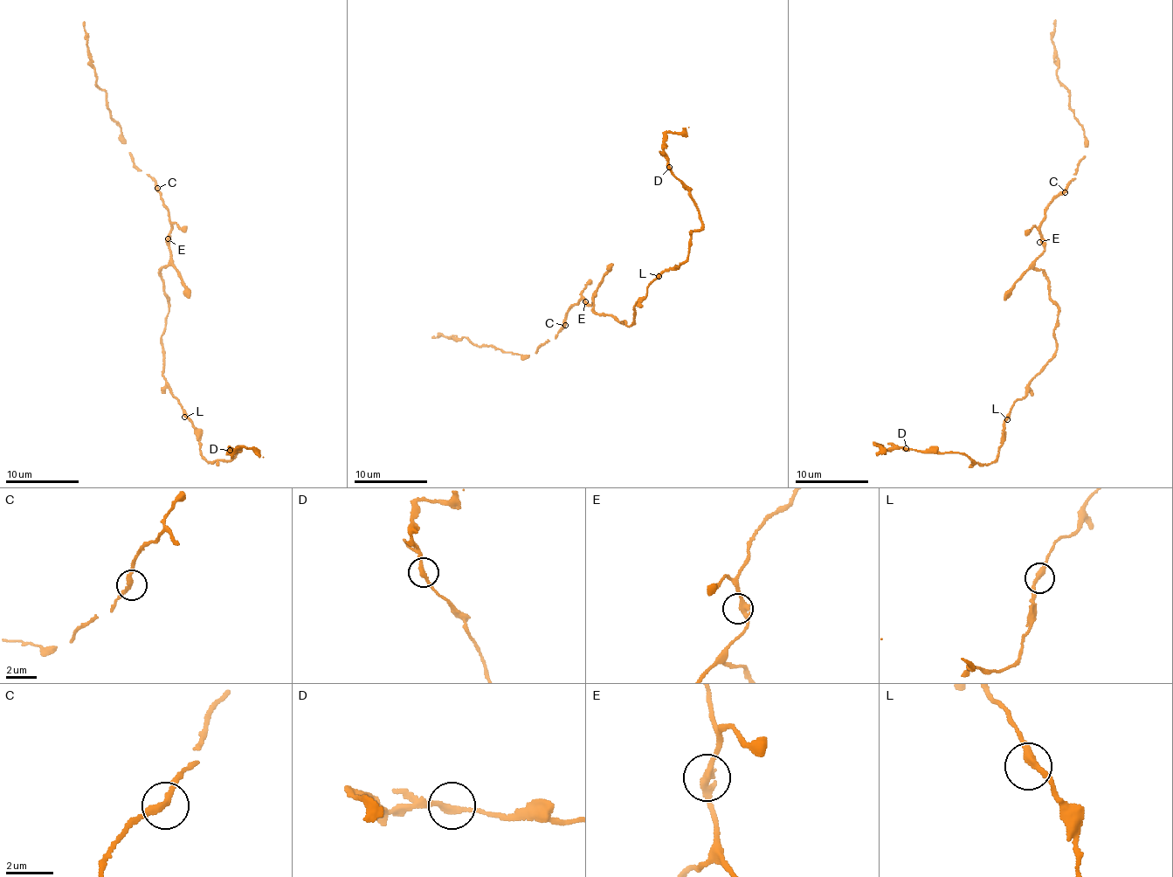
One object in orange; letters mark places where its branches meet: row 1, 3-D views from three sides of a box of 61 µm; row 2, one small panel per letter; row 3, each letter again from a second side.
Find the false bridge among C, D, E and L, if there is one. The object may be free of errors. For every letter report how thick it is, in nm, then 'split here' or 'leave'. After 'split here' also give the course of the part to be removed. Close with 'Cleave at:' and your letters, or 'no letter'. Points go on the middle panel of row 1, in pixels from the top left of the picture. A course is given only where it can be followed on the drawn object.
C: 280 nm thick; leave
D: 280 nm thick; leave
E: 300 nm thick; leave
L: 280 nm thick; leave
Cleave at: no letter

